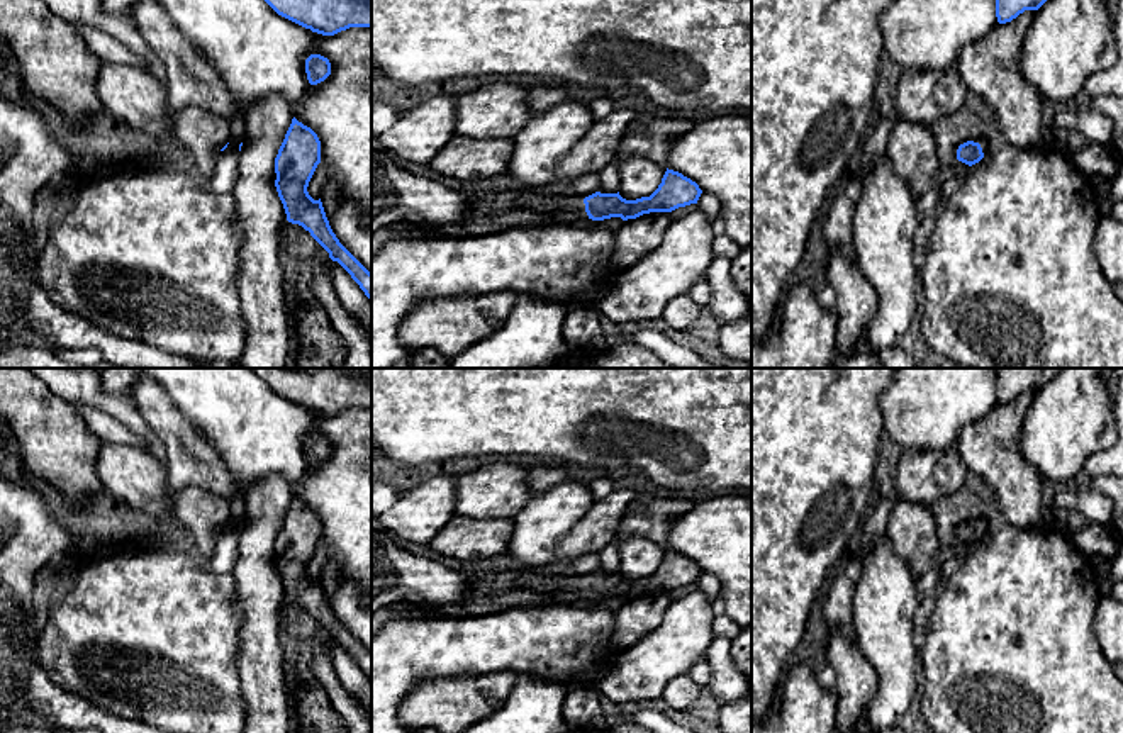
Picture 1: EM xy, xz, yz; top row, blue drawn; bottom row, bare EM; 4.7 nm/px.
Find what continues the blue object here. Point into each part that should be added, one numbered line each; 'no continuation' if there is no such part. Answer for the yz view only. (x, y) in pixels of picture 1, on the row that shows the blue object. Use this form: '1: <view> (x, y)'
no continuation

